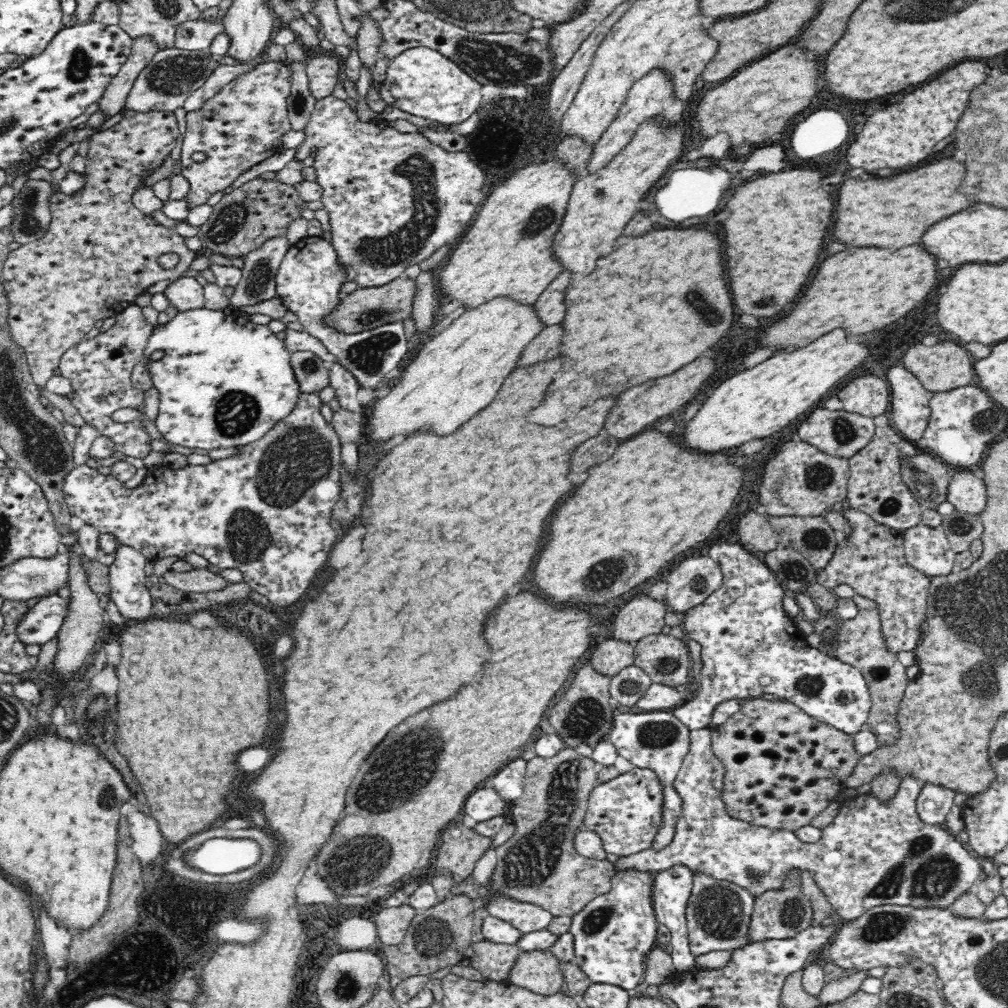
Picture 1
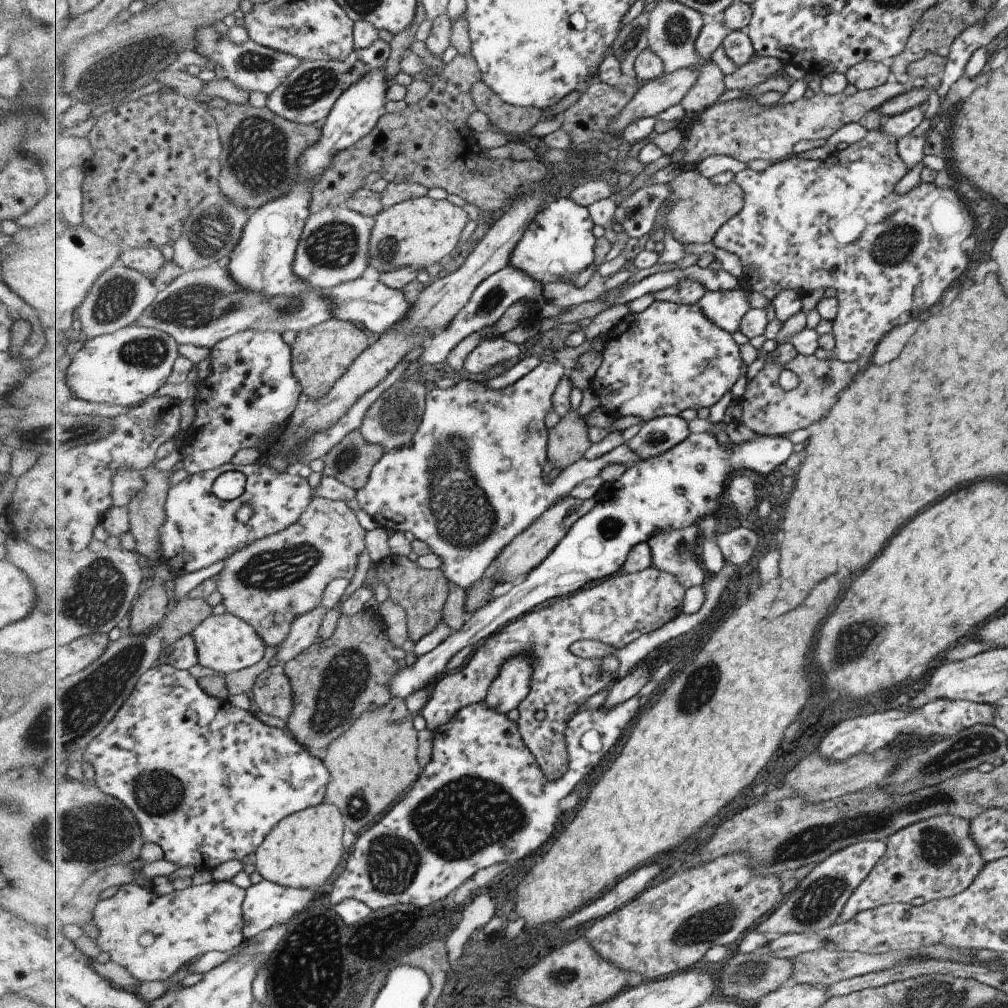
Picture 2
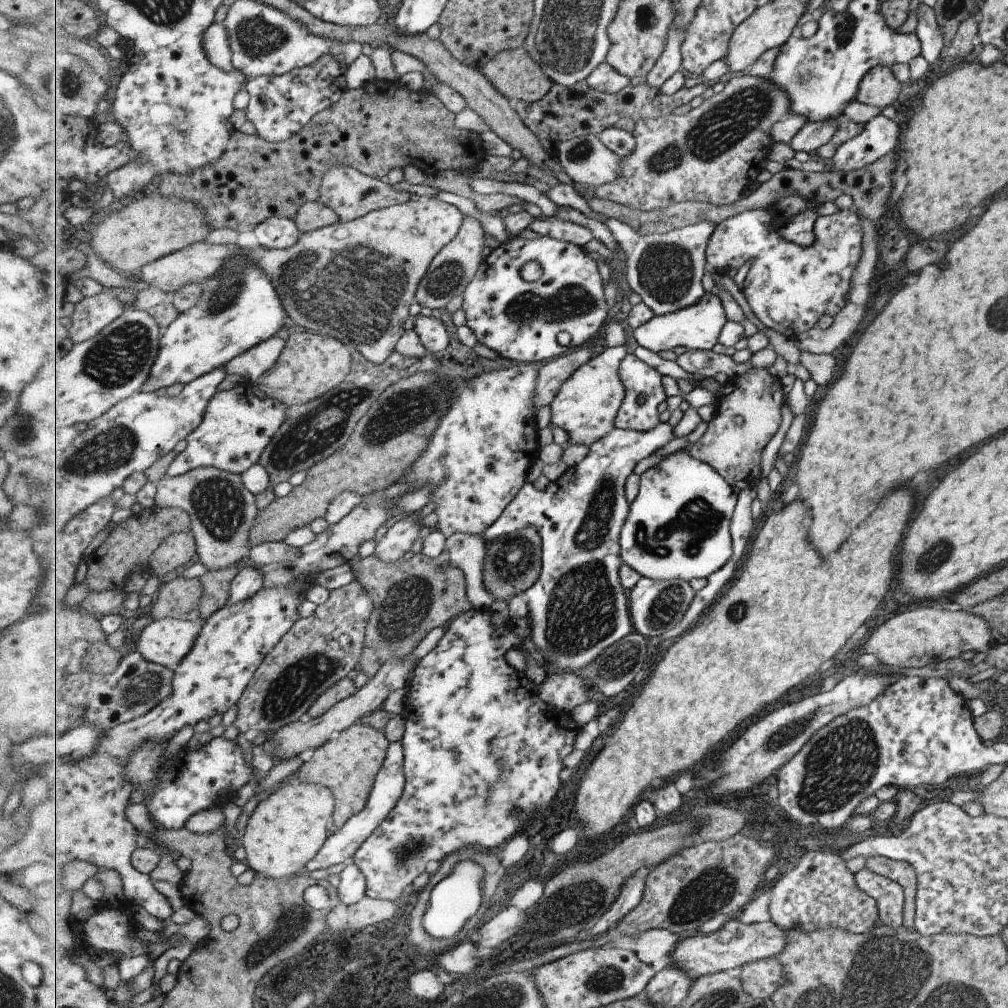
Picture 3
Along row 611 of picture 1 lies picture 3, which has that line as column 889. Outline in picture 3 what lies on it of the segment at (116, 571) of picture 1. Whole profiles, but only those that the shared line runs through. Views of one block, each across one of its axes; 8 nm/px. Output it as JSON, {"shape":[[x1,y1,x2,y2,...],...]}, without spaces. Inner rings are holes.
{"shape":[[878,114,863,128,857,136,853,136,836,150,835,156,828,162,829,172,859,170,897,149,900,130,892,119]]}

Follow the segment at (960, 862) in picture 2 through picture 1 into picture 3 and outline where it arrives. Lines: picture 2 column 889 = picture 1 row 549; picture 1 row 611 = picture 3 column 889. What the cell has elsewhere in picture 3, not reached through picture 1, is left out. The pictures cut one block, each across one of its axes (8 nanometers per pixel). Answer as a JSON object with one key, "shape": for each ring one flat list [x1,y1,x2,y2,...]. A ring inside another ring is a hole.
{"shape":[[863,867,855,874,857,886,865,890,876,902,877,918,880,924,896,929,902,925,904,896,901,886,888,878,873,874]]}

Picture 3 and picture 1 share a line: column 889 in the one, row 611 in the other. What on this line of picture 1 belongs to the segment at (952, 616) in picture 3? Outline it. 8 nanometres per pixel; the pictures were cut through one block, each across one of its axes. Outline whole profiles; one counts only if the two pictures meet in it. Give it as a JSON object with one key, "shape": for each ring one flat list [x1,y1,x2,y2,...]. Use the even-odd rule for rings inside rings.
{"shape":[[648,593,633,596,613,619,614,638,629,643,662,632,667,605]]}

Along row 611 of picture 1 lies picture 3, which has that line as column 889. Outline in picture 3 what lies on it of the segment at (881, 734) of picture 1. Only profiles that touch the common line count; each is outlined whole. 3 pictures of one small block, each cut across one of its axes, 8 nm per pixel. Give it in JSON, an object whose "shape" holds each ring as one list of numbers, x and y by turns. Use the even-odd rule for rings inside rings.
{"shape":[[883,855,865,857,865,868,873,871,873,874,888,878,901,886,904,896,902,925,905,928,913,929,916,893,914,868,905,861,890,859]]}

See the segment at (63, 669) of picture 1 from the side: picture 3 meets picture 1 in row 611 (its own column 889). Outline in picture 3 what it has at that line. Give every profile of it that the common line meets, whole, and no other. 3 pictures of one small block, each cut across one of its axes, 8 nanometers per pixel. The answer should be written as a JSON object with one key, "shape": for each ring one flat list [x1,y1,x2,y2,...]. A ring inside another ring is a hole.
{"shape":[[875,65,864,74,859,84,857,101,883,109,898,98,901,86,890,67]]}

